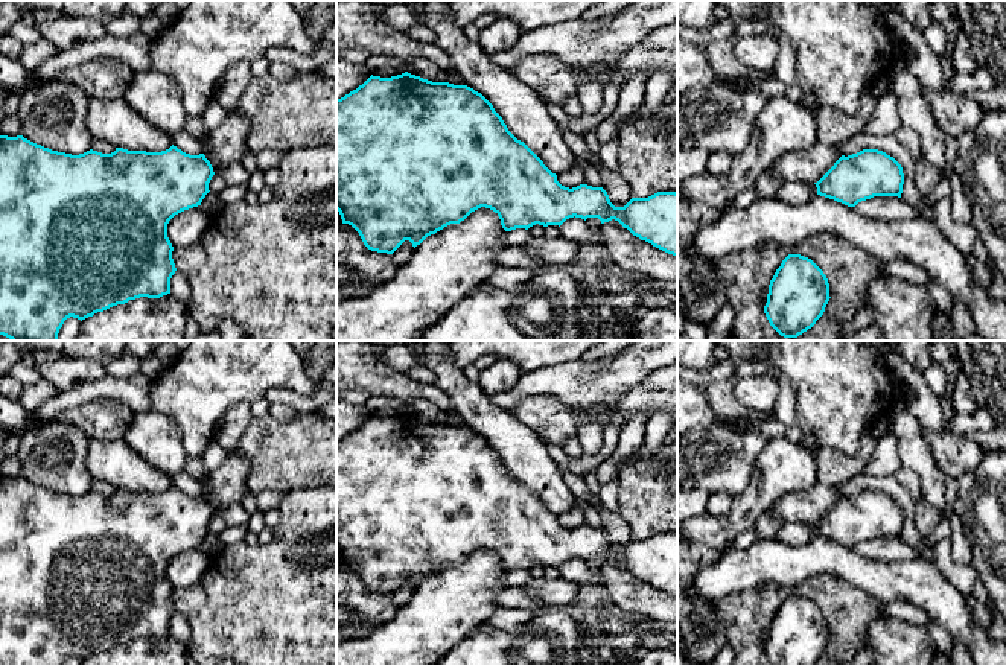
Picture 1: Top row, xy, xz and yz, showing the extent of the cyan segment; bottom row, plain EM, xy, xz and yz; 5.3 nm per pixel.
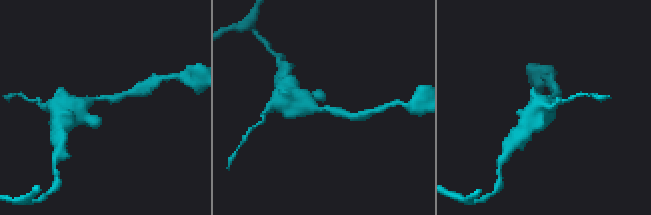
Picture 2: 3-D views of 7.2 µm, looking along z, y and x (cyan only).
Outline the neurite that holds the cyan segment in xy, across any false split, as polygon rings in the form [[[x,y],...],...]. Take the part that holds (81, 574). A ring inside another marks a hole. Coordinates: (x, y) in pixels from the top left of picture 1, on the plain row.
[[[0,476],[0,665],[64,665],[70,657],[82,662],[129,641],[160,639],[170,635],[170,619],[177,609],[172,600],[174,587],[167,578],[167,565],[175,555],[201,546],[210,533],[209,523],[213,516],[213,508],[204,495],[190,496],[174,485],[161,493],[116,488],[111,495],[90,490],[72,496],[37,485],[23,476]]]

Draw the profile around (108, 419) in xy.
[[[113,399],[94,400],[61,412],[55,420],[82,429],[90,438],[122,440],[131,426],[134,411]]]

